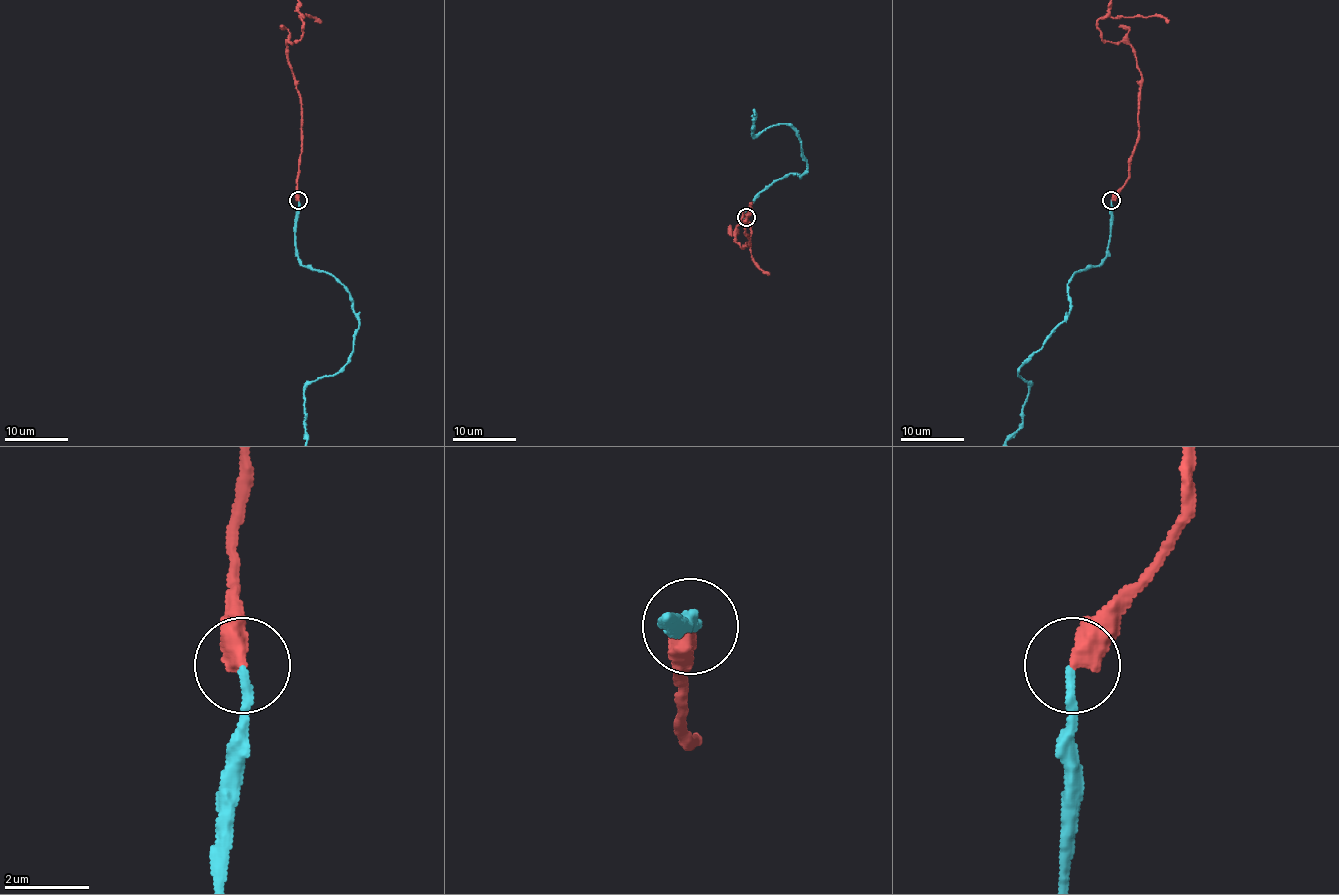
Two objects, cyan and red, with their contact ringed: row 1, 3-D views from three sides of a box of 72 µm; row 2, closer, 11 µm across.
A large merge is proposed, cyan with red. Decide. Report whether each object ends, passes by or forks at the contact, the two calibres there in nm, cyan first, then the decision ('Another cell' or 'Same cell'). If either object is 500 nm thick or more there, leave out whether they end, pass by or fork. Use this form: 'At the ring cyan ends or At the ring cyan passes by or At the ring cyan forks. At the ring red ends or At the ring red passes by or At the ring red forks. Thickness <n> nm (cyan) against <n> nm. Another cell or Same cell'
Thickness 190 nm (cyan) against 500 nm. Same cell

